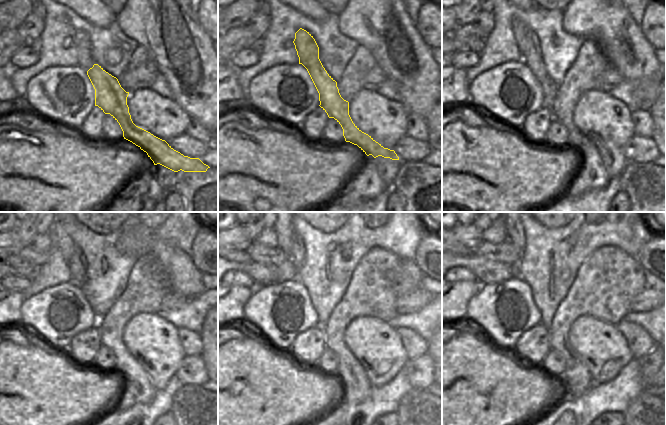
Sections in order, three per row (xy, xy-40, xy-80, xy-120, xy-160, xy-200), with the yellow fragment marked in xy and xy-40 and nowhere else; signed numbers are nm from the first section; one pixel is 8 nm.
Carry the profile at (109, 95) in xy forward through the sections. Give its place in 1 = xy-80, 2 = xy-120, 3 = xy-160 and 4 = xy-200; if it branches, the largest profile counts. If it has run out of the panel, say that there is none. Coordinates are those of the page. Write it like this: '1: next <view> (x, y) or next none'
1: next xy-80 (527, 41)
2: next xy-120 (72, 254)
3: next xy-160 (288, 240)
4: next xy-200 (515, 234)

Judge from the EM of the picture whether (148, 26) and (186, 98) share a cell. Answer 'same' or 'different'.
same

